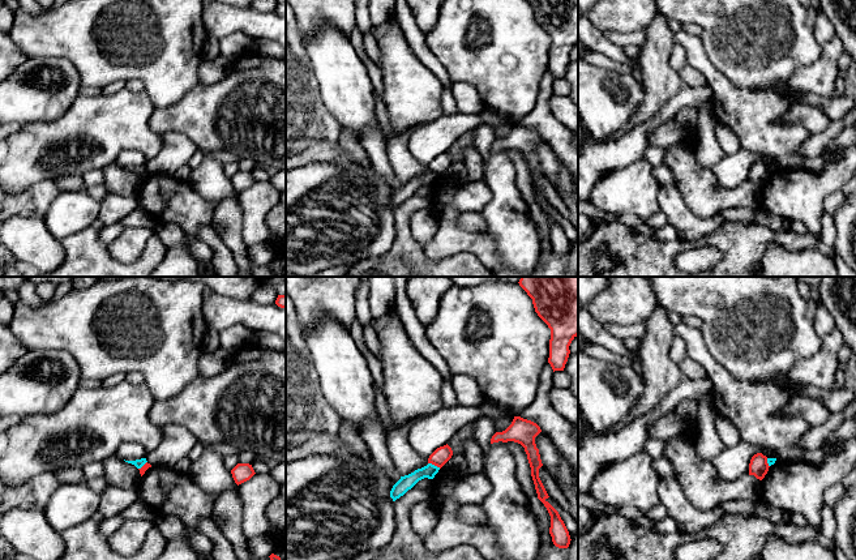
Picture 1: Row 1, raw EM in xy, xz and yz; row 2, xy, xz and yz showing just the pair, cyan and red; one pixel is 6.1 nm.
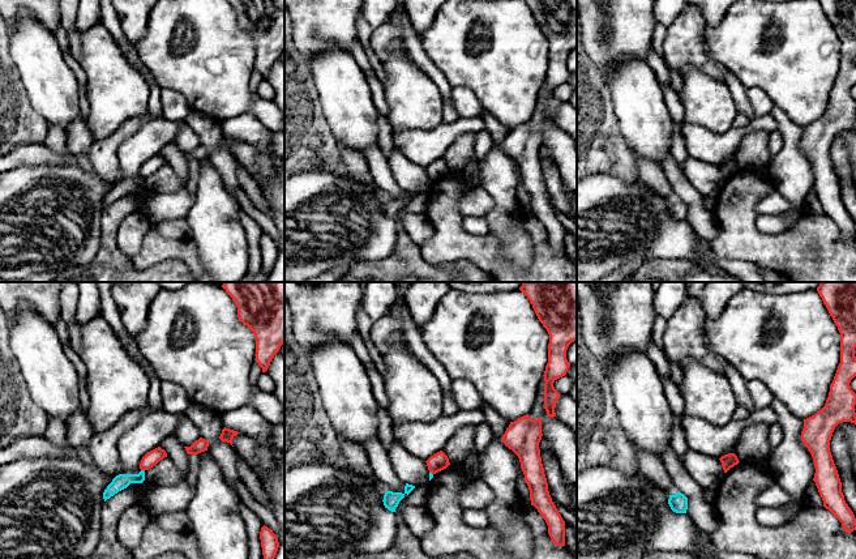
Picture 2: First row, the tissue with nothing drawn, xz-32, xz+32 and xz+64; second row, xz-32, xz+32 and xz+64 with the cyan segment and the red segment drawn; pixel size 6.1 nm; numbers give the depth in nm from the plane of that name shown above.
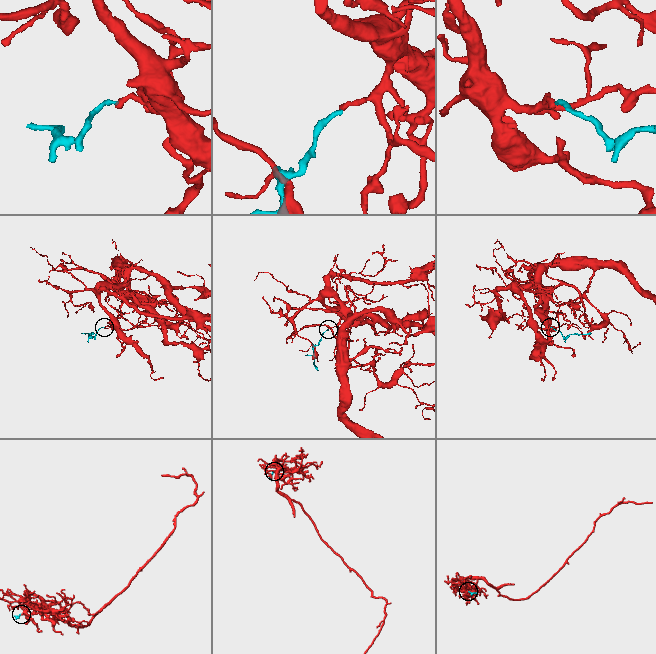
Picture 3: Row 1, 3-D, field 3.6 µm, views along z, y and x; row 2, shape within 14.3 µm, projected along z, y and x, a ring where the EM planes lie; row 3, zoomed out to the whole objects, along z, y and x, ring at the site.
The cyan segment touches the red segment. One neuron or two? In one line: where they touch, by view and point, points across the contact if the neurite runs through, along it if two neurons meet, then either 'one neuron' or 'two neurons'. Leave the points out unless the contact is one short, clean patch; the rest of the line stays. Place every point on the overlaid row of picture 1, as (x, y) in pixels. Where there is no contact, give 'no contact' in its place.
meets cyan in xz at (433, 465); border along xz (428, 462), (440, 467); two neurons

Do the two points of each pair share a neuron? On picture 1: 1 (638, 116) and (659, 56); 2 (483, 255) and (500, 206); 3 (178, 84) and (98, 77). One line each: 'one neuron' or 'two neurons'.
1: one neuron
2: two neurons
3: one neuron

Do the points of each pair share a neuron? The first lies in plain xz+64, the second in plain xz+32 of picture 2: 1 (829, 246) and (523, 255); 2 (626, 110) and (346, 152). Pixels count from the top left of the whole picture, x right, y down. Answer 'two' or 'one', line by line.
1: two
2: two

